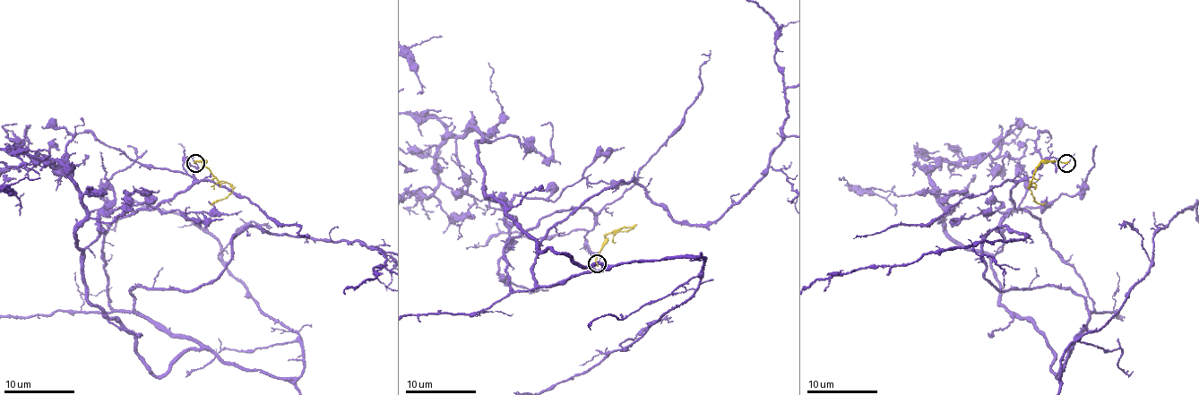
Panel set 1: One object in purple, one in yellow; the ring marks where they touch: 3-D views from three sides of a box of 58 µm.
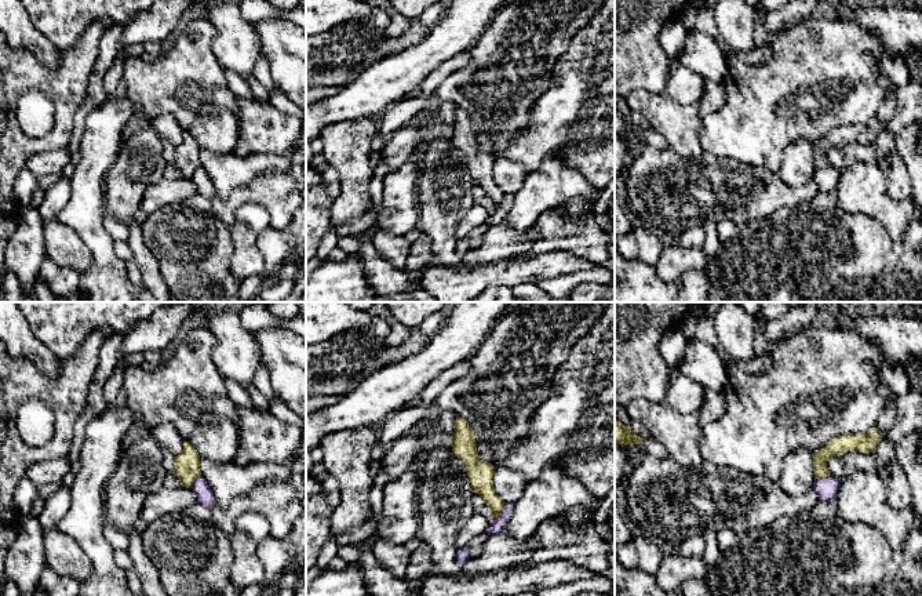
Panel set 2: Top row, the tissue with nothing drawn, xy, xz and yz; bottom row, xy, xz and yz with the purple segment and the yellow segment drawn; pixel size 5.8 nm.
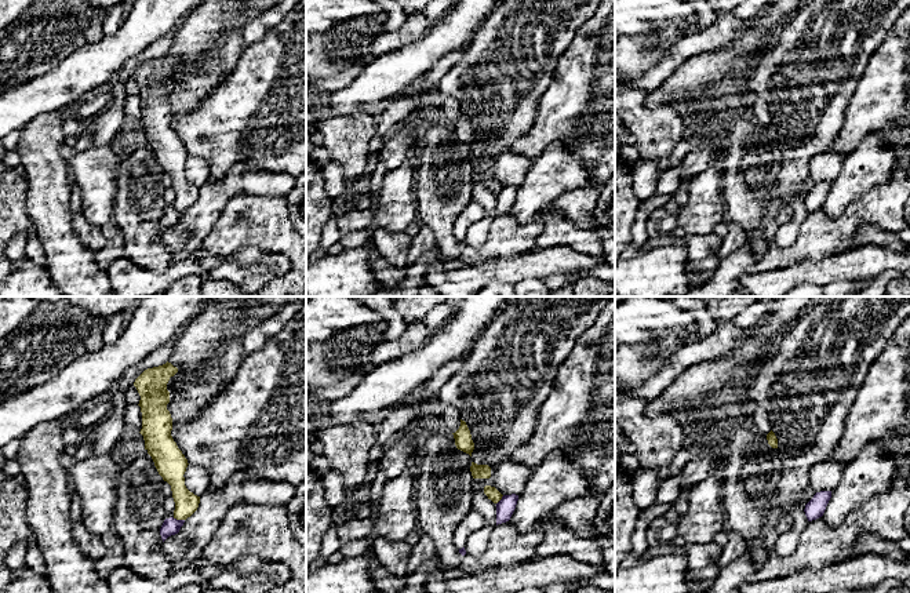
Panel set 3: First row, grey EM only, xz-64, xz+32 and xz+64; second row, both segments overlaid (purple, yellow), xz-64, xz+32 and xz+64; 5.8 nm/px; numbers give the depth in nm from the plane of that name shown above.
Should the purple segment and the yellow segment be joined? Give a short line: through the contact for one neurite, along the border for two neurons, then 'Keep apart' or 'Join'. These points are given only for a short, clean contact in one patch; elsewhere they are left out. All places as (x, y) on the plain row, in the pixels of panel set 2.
Line: xz (506, 193), (502, 204), (495, 211). Keep apart

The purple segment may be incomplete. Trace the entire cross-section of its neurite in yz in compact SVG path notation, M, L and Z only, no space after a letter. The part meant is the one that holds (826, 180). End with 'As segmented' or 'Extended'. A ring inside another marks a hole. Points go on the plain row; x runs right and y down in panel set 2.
M827 167L816 170L812 179L817 185L819 193L828 193L834 190L841 174L839 170Z. As segmented

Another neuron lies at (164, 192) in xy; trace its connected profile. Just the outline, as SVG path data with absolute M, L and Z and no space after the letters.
M163 178L157 183L150 185L141 203L139 218L145 218L157 208L168 204L176 204L185 201L197 193L196 185L192 179L178 178L165 179Z

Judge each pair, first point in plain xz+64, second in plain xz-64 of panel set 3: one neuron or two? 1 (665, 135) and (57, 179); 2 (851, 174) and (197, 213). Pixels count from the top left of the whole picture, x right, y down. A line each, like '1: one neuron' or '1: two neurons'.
1: one neuron
2: one neuron

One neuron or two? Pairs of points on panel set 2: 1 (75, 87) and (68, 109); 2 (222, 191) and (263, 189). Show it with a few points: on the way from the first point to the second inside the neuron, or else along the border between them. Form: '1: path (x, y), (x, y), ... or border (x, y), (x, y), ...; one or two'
1: path (75, 93), (68, 104); one
2: border (261, 175), (234, 188), (225, 197), (217, 196); two

